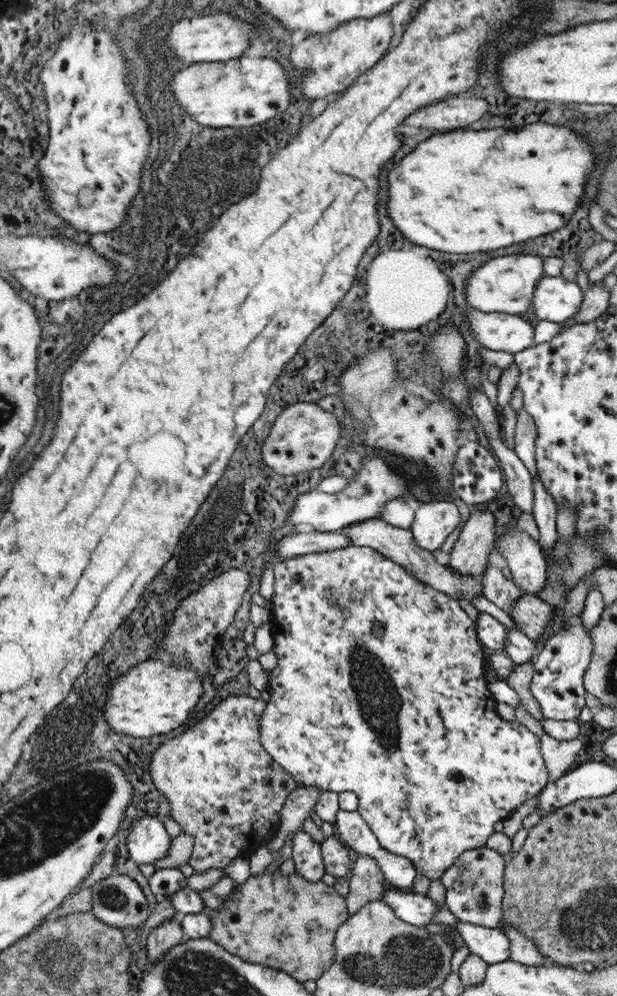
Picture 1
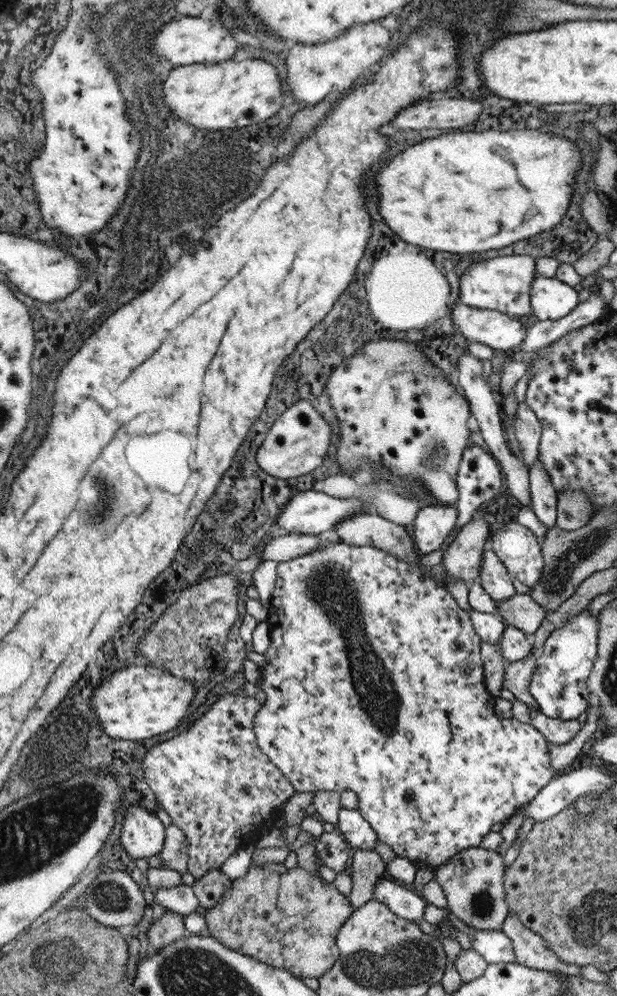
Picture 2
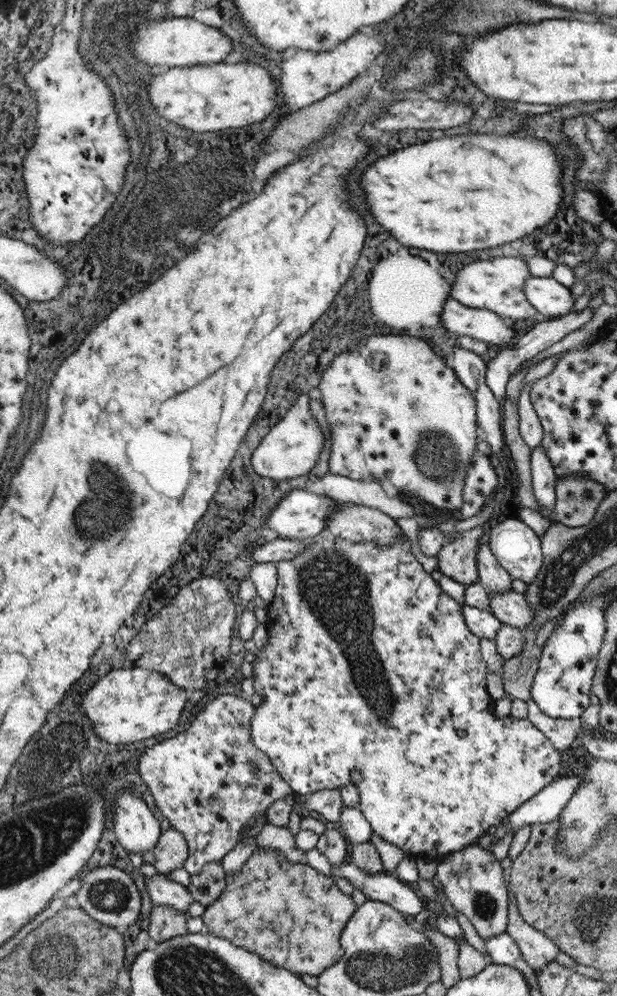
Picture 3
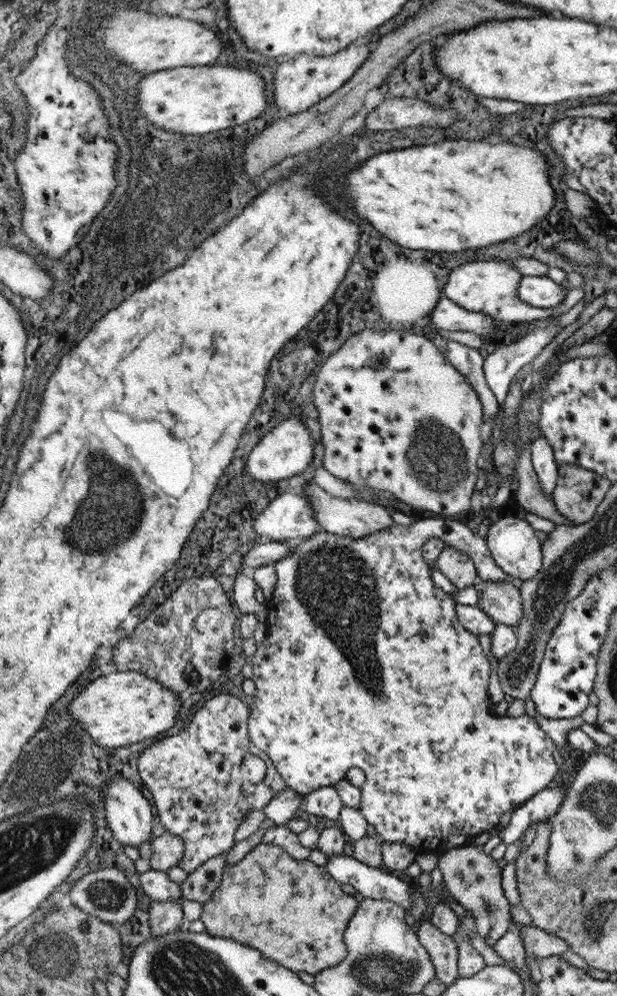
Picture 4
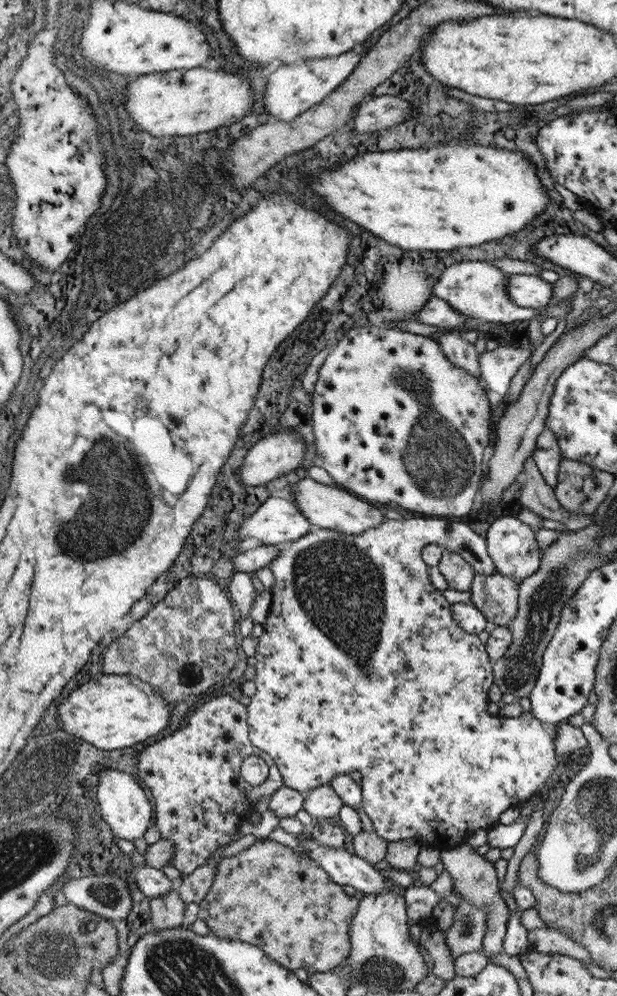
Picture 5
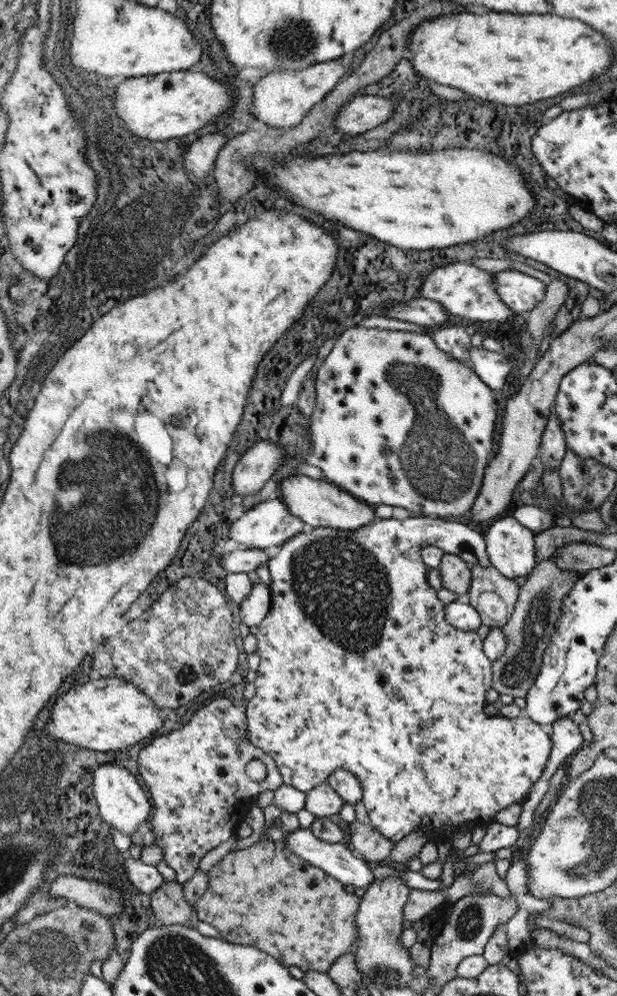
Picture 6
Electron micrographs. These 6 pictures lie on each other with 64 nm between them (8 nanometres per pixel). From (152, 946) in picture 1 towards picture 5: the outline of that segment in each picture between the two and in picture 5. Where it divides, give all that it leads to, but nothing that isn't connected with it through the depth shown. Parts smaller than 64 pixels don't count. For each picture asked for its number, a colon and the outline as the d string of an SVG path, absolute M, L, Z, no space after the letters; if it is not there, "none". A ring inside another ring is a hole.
2: M163 912L147 930L147 944L149 944L149 954L157 954L163 946L189 936L189 932L183 926L183 916L177 916L173 912Z
3: M153 906L149 918L149 938L151 944L159 944L173 936L187 934L187 916L165 906Z
4: M151 902L149 930L155 936L179 932L183 926L183 908L177 902Z
5: M173 888L169 894L151 900L151 926L155 932L167 928L181 928L185 904L179 900L179 892Z

